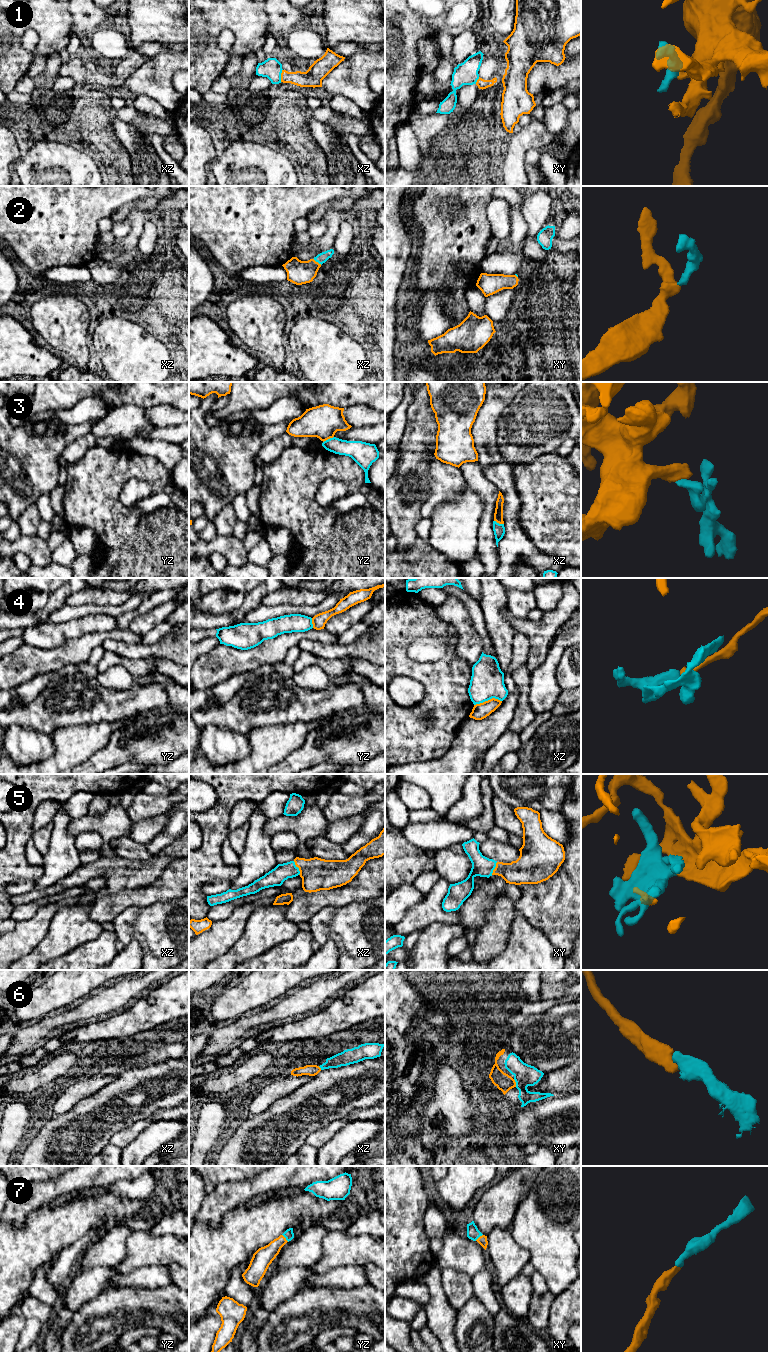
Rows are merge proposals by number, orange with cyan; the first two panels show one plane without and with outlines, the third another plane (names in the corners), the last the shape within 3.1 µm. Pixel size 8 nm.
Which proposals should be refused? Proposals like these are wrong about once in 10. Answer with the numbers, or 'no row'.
3, 4

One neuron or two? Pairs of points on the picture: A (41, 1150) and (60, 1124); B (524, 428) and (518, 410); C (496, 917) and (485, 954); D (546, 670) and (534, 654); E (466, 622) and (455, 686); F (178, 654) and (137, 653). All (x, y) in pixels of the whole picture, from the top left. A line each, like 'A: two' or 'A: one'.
A: one
B: one
C: one
D: two
E: two
F: one

